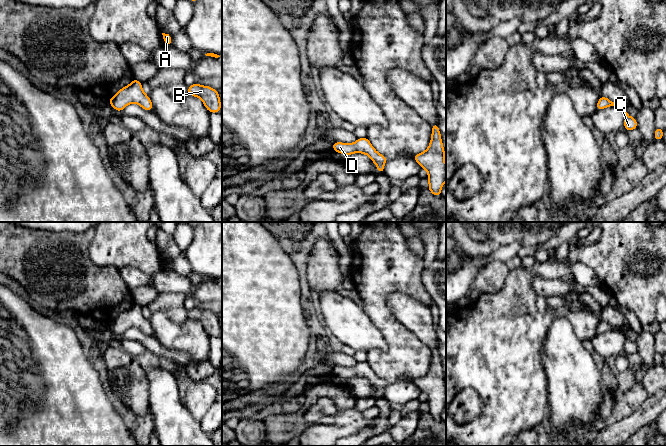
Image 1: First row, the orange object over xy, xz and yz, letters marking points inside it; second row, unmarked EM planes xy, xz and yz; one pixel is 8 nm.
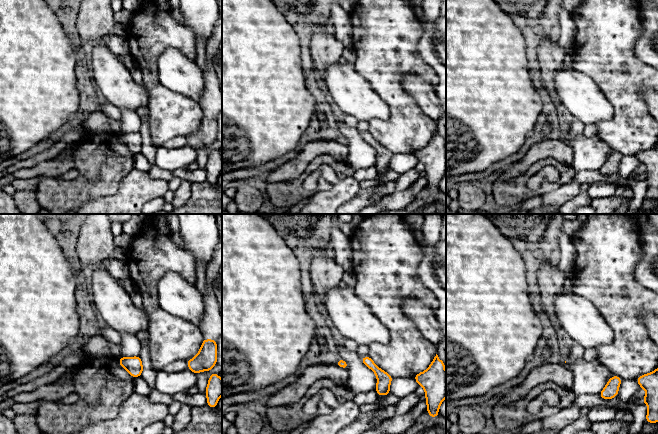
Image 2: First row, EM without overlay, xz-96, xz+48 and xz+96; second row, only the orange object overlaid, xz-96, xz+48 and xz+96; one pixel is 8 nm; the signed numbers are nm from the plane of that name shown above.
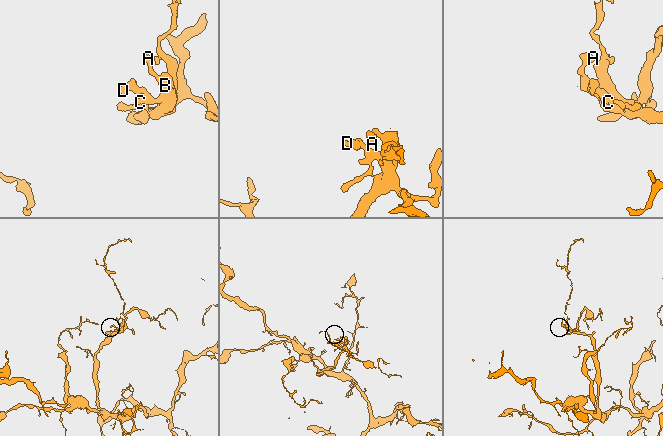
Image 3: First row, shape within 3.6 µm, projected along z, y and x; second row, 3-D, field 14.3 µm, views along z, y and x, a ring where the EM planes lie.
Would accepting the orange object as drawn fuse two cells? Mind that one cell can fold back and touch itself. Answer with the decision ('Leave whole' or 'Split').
Leave whole

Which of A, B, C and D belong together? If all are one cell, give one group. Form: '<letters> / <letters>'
A B C D

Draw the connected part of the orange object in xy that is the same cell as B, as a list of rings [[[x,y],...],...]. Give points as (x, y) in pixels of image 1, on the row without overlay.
[[[197,306],[187,311],[189,319],[198,321],[210,337],[221,336],[219,316],[210,310],[199,309]]]

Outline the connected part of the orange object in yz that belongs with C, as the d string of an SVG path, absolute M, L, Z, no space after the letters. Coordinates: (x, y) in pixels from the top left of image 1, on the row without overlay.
M625 334L625 343L624 343L624 354L634 354L638 352L637 344L635 341L631 341Z

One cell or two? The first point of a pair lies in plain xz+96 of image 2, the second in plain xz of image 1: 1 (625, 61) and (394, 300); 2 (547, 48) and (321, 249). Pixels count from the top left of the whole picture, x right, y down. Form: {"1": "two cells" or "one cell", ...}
{"1": "two cells", "2": "one cell"}

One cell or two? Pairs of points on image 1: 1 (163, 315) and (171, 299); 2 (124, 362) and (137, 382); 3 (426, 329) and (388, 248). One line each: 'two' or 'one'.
1: two
2: one
3: two

